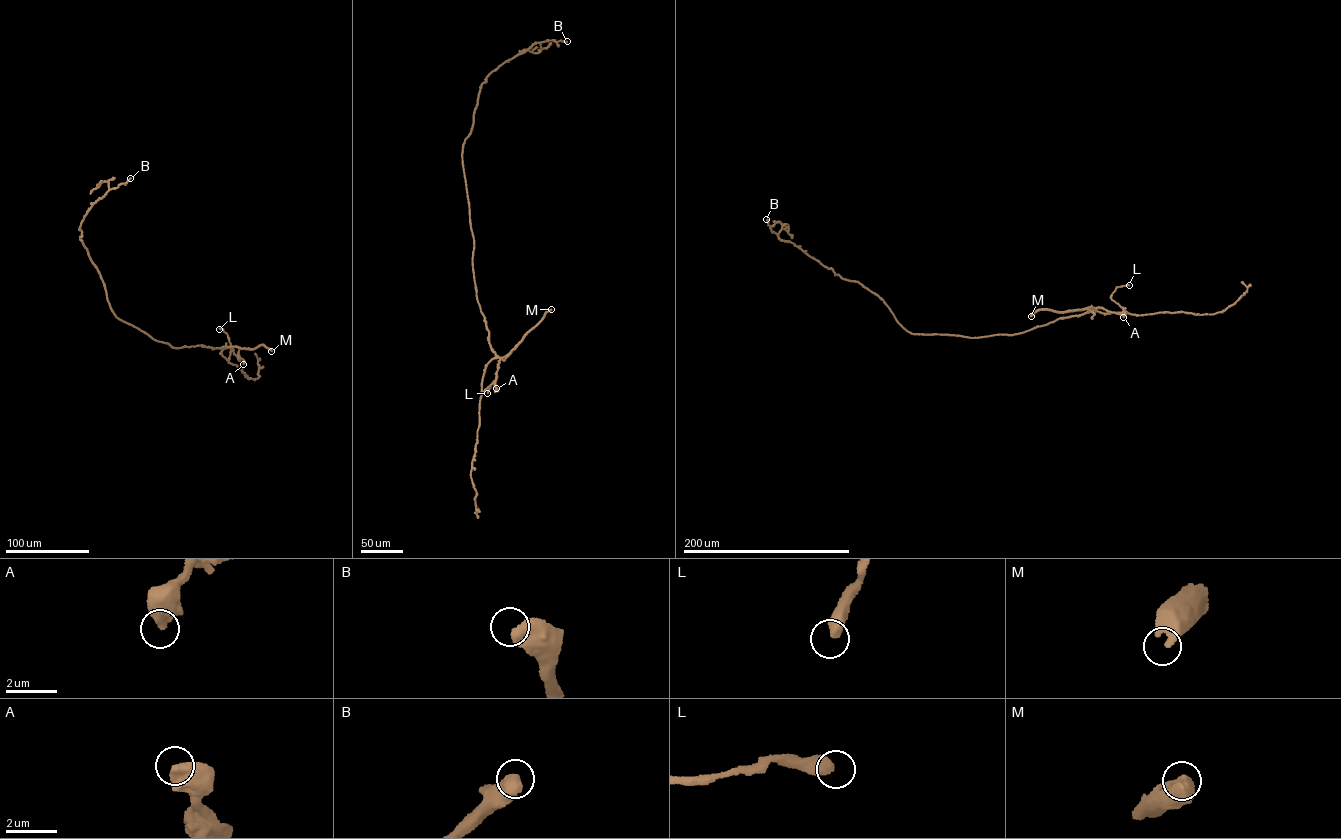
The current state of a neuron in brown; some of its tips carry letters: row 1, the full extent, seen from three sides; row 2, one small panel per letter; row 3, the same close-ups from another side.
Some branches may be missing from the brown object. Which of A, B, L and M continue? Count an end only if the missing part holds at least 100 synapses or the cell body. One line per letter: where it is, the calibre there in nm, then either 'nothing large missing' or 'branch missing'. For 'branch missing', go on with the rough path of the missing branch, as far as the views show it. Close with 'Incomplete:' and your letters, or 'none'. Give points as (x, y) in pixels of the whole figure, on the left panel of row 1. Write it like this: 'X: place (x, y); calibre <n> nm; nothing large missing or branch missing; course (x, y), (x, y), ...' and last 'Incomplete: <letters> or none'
A: place (243, 364); calibre 650 nm; nothing large missing
B: place (130, 178); calibre 600 nm; nothing large missing
L: place (219, 329); calibre 500 nm; nothing large missing
M: place (271, 351); calibre 500 nm; nothing large missing
Incomplete: none

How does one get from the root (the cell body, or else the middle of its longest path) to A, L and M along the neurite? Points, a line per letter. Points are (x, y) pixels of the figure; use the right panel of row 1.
A: (984, 336), (1020, 333), (1058, 319), (1083, 314), (1094, 308), (1120, 314), (1125, 312), (1123, 317)
L: (984, 336), (1020, 333), (1091, 310), (1131, 314), (1111, 298), (1116, 288), (1129, 285)
M: (984, 336), (1020, 333), (1058, 319), (1083, 314), (1092, 308), (1061, 312), (1039, 309), (1031, 316)

